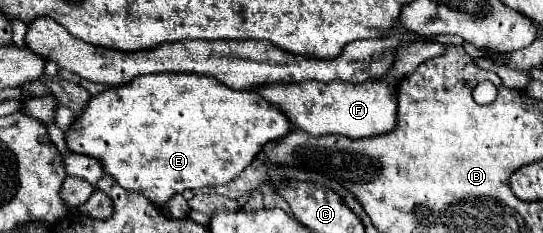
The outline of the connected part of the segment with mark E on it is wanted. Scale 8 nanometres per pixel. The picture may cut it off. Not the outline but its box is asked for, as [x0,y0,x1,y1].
[67,74,289,208]

